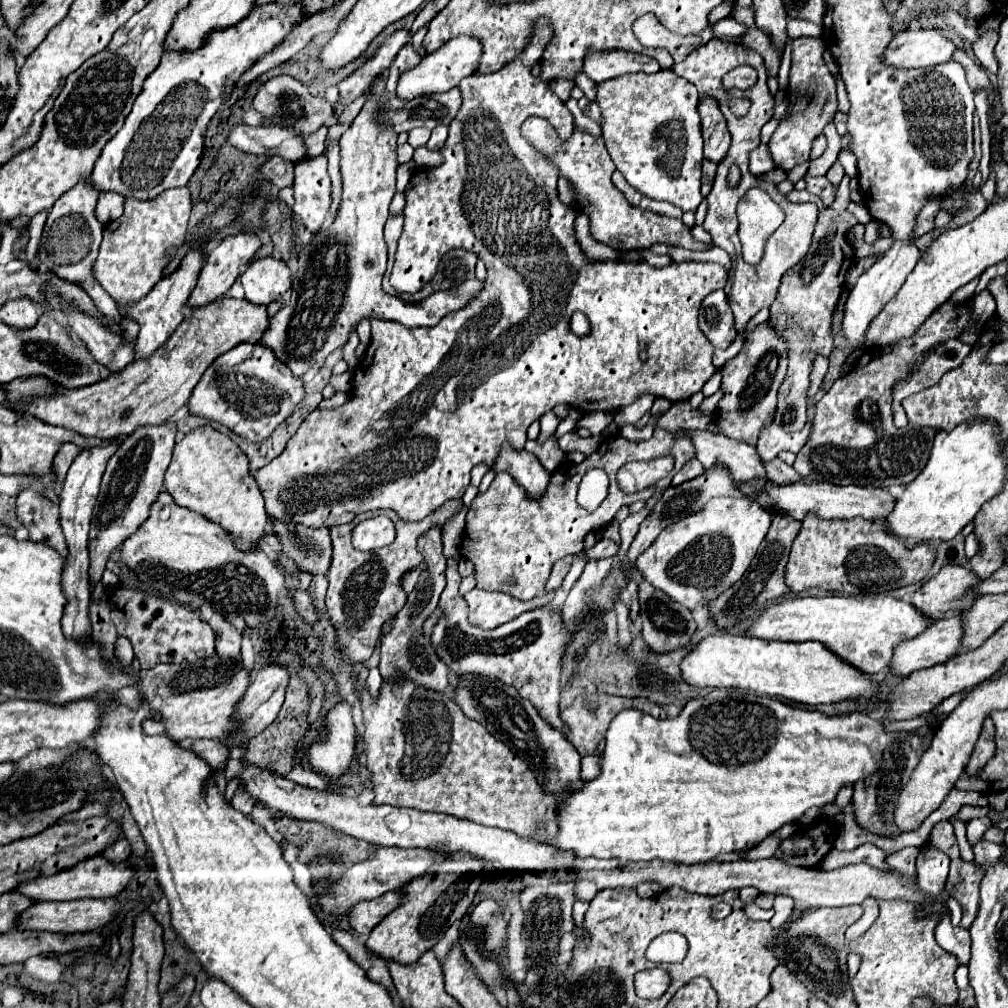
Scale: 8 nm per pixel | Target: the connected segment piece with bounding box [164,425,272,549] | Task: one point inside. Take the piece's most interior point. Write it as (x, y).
(210, 474)

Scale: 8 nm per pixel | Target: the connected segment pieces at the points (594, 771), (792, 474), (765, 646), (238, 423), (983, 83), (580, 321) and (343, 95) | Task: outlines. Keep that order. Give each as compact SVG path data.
M582 757L582 779L592 781L600 775L600 757Z
M776 457L776 461L772 461L772 463L764 463L764 467L766 467L766 473L768 473L768 479L770 481L774 481L774 483L778 483L778 485L782 485L782 483L796 483L796 481L800 481L802 477L794 471L794 467L788 467L784 461L780 461L778 457Z
M710 635L684 657L680 669L684 681L690 685L742 687L804 705L874 697L880 691L880 681L876 677L868 677L868 673L846 665L846 661L840 661L826 645L820 645L820 641L784 643L760 641L748 635Z
M240 343L220 355L198 381L188 407L190 413L218 421L236 435L262 443L304 399L304 381L294 377L268 347L260 343Z
M958 49L952 59L962 63L962 67L966 69L966 79L968 79L968 83L970 83L972 89L978 89L978 87L986 87L986 89L988 89L988 93L990 93L990 103L992 103L992 101L994 101L994 93L992 93L992 85L990 85L990 81L988 81L986 71L980 69L980 67L974 63L974 59L970 59L962 49Z
M574 313L572 315L572 321L570 321L570 327L576 335L586 335L590 331L590 325L588 325L588 319L582 315L582 313Z
M400 29L392 39L388 39L378 53L366 61L360 69L356 69L350 77L346 77L344 81L338 83L340 89L340 99L334 103L336 109L336 117L340 117L340 113L352 103L356 101L360 95L366 93L366 89L370 87L370 83L374 81L376 75L380 75L382 71L386 71L390 67L390 61L396 57L396 53L408 43L408 29Z

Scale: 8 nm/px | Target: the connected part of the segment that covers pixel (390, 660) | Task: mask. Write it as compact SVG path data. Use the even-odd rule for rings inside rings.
M432 529L430 533L426 533L424 537L420 537L418 543L420 553L424 555L428 569L420 573L420 579L414 587L414 591L408 595L406 605L398 611L396 615L396 623L392 627L392 631L382 639L382 657L380 657L380 673L386 681L400 681L400 679L408 679L414 685L444 693L448 687L448 669L446 665L436 657L432 645L428 639L422 637L420 627L424 623L424 619L428 617L428 613L432 613L438 605L440 593L446 585L444 579L444 569L446 569L446 559L442 557L442 541L440 541L440 529Z

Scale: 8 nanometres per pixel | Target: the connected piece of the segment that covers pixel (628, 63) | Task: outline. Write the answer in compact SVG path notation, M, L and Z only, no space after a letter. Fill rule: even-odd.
M610 49L608 53L588 53L584 57L584 73L592 81L606 81L624 73L654 73L658 71L658 63L652 57L640 53L624 53L622 49Z

